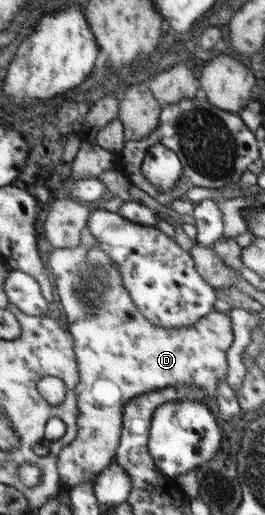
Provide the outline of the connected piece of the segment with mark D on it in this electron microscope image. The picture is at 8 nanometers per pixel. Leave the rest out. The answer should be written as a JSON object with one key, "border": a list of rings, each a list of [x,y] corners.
{"border":[[[98,244],[86,250],[81,245],[74,248],[54,248],[44,259],[56,287],[58,301],[67,317],[68,325],[65,328],[74,341],[78,372],[78,383],[73,387],[78,405],[76,433],[74,439],[61,449],[56,462],[61,483],[70,489],[88,480],[93,483],[96,474],[106,469],[114,460],[121,430],[122,408],[128,398],[168,386],[192,384],[205,393],[199,399],[205,400],[207,396],[210,400],[215,399],[217,385],[222,378],[225,379],[227,372],[225,353],[233,341],[232,322],[228,312],[211,310],[207,316],[186,328],[163,328],[153,324],[131,300],[113,261]]]}

